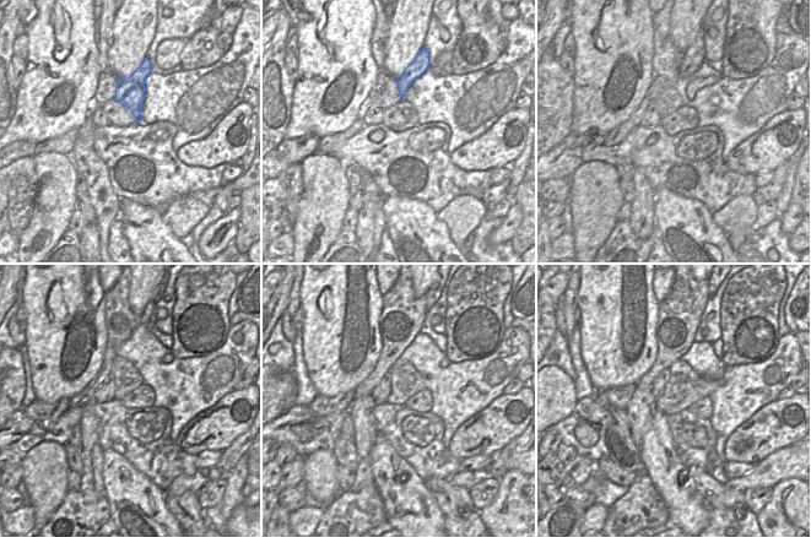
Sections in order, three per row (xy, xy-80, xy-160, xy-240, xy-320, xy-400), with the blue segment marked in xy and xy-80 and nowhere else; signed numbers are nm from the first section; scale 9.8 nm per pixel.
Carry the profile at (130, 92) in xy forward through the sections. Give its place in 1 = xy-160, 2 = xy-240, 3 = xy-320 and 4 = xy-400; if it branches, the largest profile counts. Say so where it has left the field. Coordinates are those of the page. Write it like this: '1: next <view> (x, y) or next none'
1: next xy-160 (695, 55)
2: next xy-240 (147, 318)
3: next xy-320 (432, 296)
4: next xy-400 (713, 288)

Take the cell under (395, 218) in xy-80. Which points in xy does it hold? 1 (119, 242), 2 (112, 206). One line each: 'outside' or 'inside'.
1: outside
2: outside

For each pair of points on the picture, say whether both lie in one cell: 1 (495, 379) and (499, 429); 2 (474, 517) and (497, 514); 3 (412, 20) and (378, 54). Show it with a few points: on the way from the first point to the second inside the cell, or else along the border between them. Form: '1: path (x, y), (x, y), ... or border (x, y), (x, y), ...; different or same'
1: border (502, 392), (475, 415); different
2: border (479, 511), (480, 519), (485, 524); different
3: border (389, 20), (385, 59), (382, 69); different

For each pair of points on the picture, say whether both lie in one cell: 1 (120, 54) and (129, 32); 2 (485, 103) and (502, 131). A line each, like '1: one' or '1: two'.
1: one
2: two

